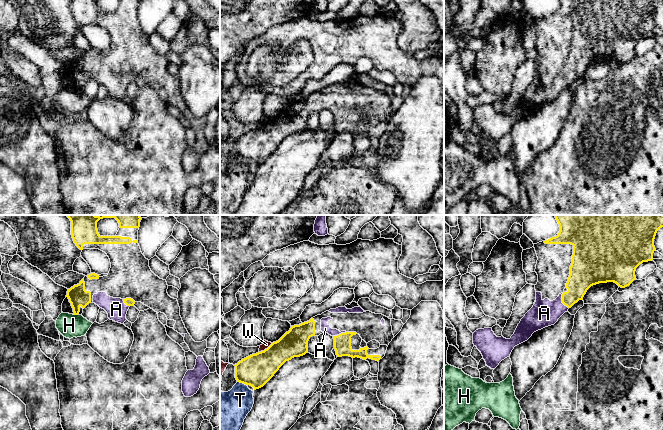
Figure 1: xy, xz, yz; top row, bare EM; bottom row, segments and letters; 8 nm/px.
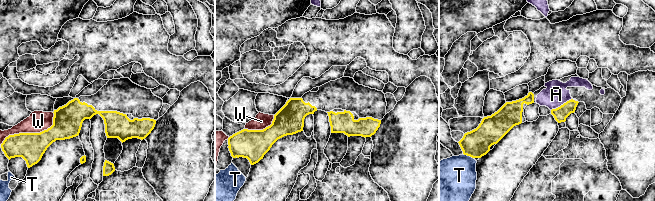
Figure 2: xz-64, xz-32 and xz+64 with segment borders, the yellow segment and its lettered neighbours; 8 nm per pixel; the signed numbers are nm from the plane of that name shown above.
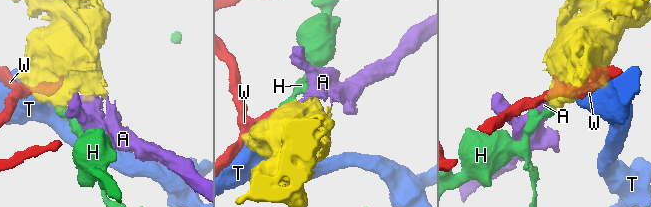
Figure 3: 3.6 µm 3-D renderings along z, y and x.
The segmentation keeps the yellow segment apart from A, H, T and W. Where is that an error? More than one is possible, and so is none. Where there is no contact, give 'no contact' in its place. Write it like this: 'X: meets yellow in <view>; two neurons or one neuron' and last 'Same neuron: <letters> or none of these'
A: meets yellow in yz; one neuron
H: meets yellow in xy; two neurons
T: meets yellow in xz; two neurons
W: meets yellow in xz; two neurons
Same neuron: A

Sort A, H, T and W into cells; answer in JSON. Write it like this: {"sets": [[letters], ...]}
{"sets": [["A"], ["H"], ["T"], ["W"]]}

